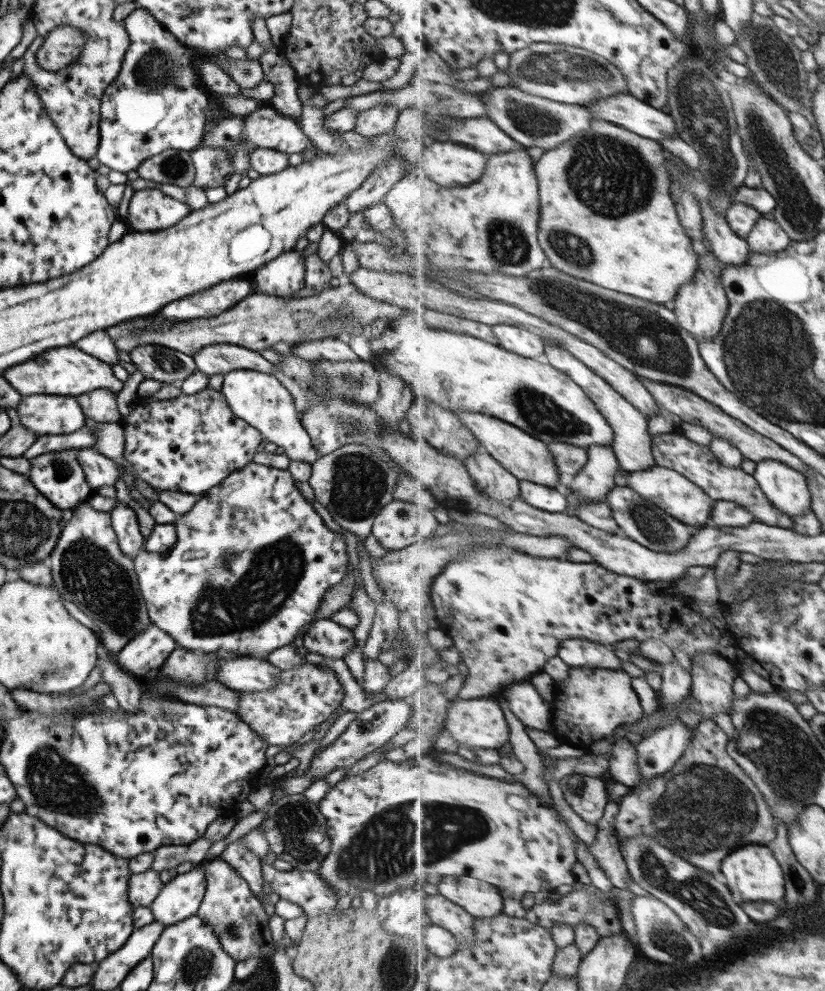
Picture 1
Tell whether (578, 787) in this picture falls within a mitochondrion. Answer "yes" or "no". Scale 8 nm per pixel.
yes

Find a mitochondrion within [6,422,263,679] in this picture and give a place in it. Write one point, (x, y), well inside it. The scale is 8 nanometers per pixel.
(88, 572)

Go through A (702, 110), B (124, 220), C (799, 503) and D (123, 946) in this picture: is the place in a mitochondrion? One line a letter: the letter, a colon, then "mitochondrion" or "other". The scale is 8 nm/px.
A: mitochondrion
B: other
C: other
D: other

